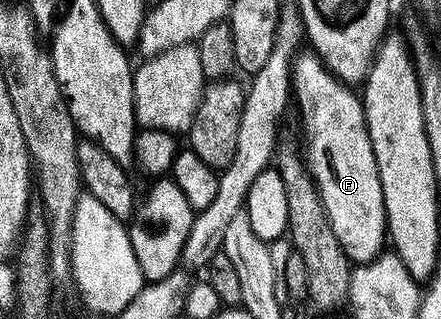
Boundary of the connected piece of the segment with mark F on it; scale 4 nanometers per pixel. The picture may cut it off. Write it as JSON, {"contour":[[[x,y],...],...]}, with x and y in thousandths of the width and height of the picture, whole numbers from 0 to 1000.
{"contour":[[[689,172],[669,179],[660,270],[689,373],[685,489],[757,721],[757,746],[766,746],[800,831],[839,828],[873,787],[880,699],[825,332],[819,304],[810,292],[805,301],[791,266],[764,251],[723,176]]]}

